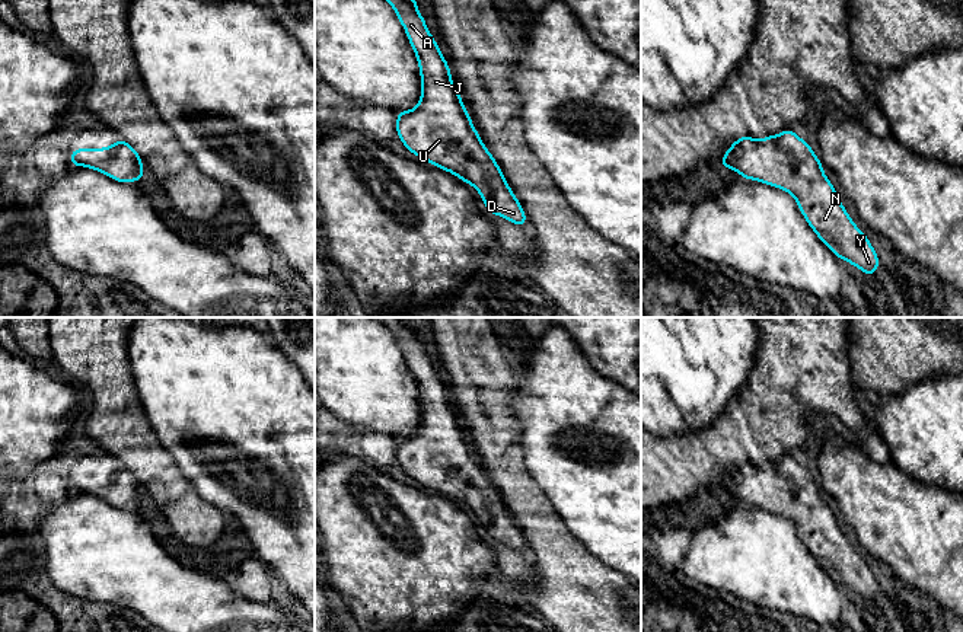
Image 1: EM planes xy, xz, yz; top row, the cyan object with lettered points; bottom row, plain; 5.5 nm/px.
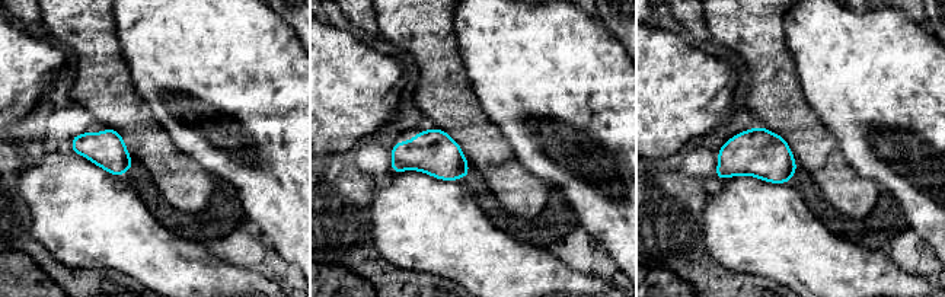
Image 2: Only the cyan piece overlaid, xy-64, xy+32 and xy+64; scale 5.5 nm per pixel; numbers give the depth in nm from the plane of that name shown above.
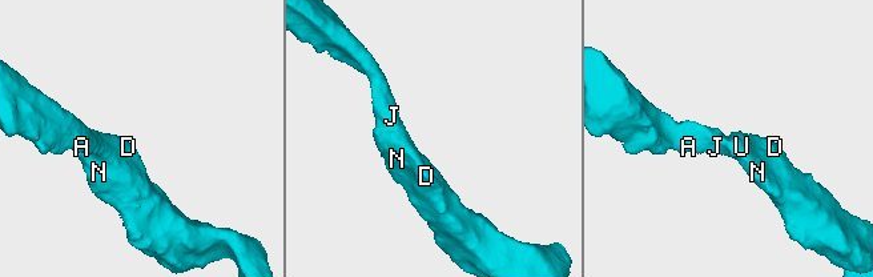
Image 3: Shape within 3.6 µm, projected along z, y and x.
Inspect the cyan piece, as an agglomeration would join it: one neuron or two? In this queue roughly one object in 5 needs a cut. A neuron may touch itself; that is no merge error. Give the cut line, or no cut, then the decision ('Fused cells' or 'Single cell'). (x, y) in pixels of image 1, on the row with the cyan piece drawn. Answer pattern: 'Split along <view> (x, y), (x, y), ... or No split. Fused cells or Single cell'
No split. Single cell

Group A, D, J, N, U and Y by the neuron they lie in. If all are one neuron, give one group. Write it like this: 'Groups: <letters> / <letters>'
Groups: A D J N U Y

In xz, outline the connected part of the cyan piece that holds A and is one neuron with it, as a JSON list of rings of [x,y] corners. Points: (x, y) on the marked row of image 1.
[[[388,0],[404,26],[415,51],[421,76],[421,99],[411,111],[396,112],[396,135],[406,150],[421,160],[447,170],[476,188],[487,205],[487,213],[497,214],[510,223],[524,227],[527,217],[514,192],[510,189],[498,163],[484,146],[475,130],[459,90],[453,86],[449,63],[440,52],[436,39],[425,26],[425,17],[418,13],[420,0]]]

